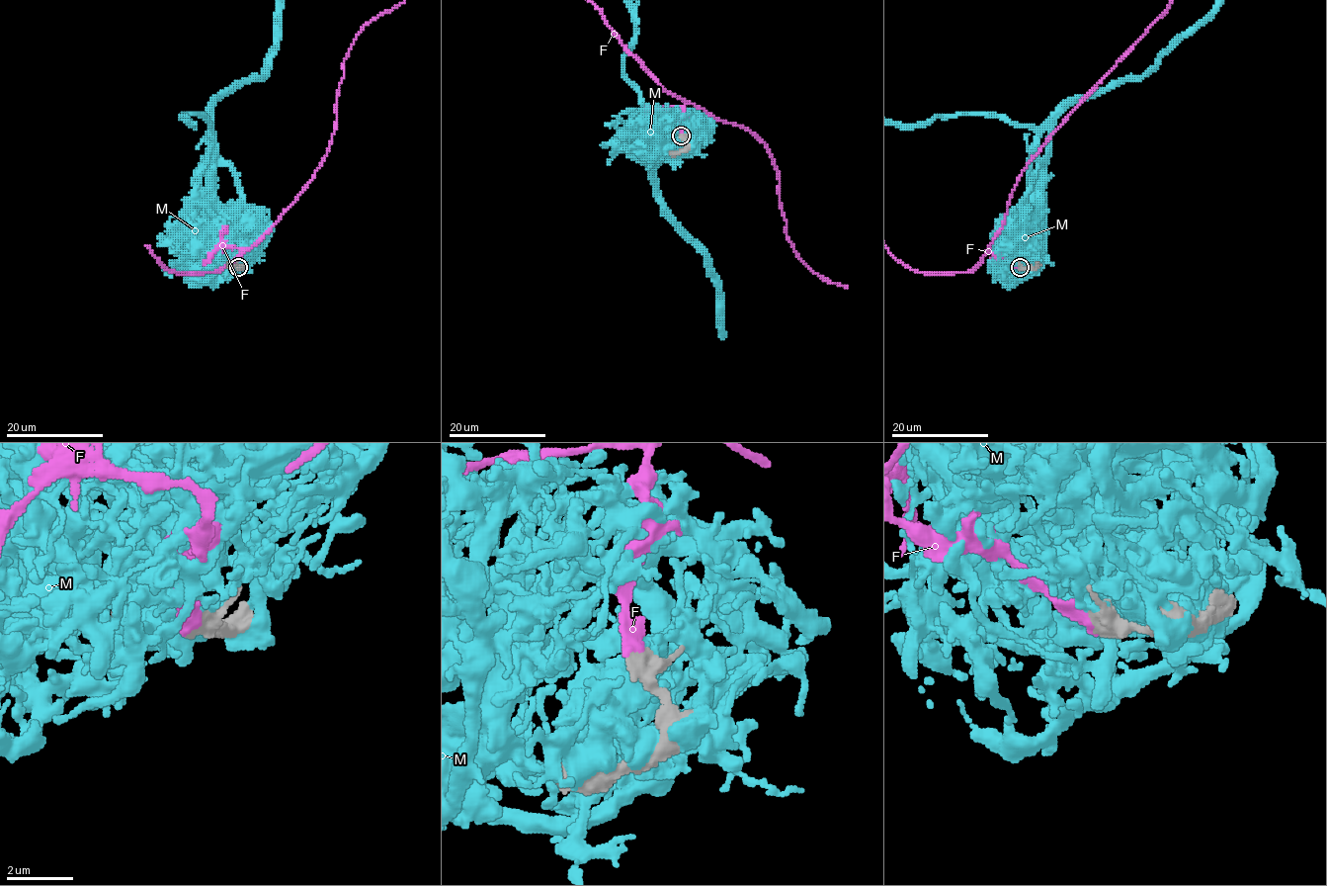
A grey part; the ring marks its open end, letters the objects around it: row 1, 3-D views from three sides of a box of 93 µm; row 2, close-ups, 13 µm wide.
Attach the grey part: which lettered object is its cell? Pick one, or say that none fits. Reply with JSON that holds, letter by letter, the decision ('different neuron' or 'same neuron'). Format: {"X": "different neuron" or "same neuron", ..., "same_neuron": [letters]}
{"F": "same neuron", "M": "different neuron", "same_neuron": ["F"]}

